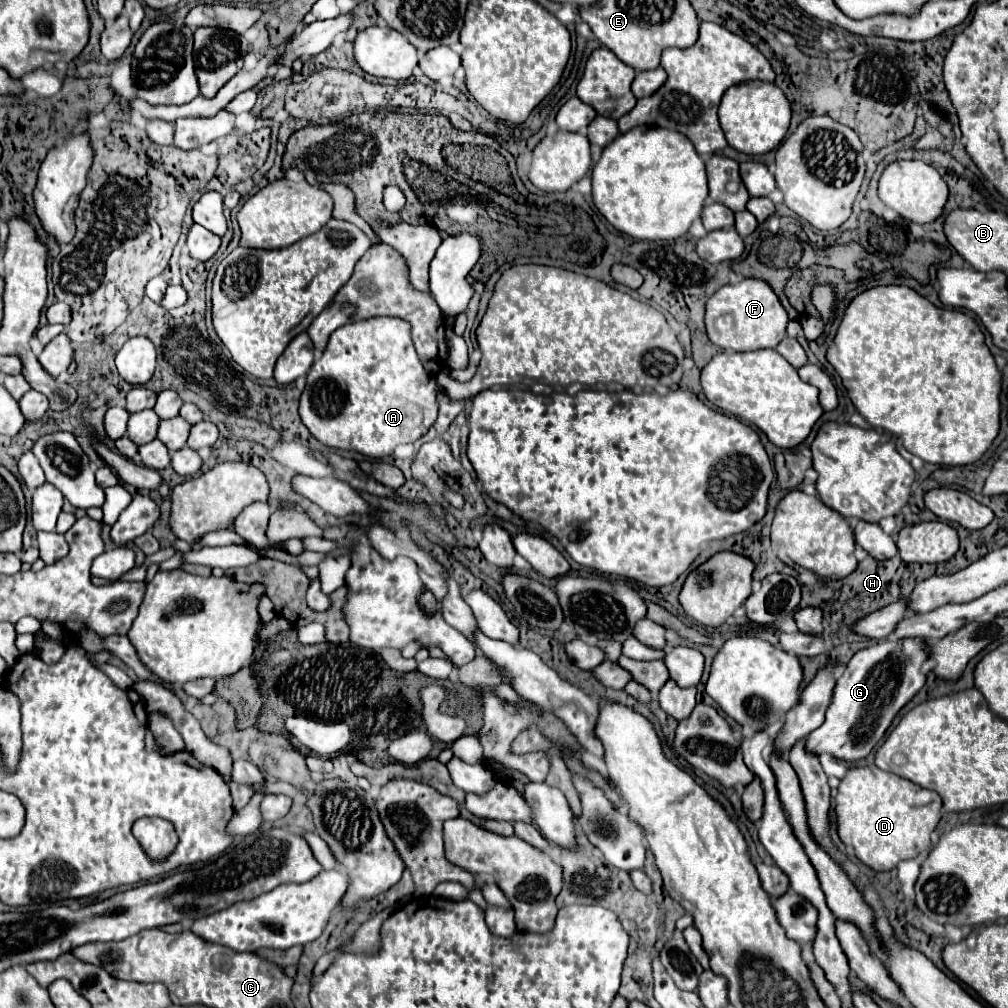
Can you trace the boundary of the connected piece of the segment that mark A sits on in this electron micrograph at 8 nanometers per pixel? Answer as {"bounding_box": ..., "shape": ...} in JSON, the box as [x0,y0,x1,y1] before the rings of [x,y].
{"bounding_box":[299,317,437,459],"shape":[[[371,317],[367,321],[353,321],[339,327],[321,359],[317,359],[307,373],[307,387],[301,395],[299,415],[311,435],[327,447],[357,451],[365,457],[383,459],[393,453],[401,443],[413,443],[421,439],[437,419],[437,377],[423,369],[413,341],[411,325],[395,317]]]}

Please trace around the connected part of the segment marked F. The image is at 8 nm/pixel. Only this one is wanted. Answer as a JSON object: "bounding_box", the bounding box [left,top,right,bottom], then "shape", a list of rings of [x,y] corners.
{"bounding_box":[705,279,787,351],"shape":[[[743,279],[735,285],[723,285],[709,297],[705,307],[705,327],[711,343],[731,351],[757,351],[777,347],[785,337],[787,313],[773,289],[761,279]]]}

